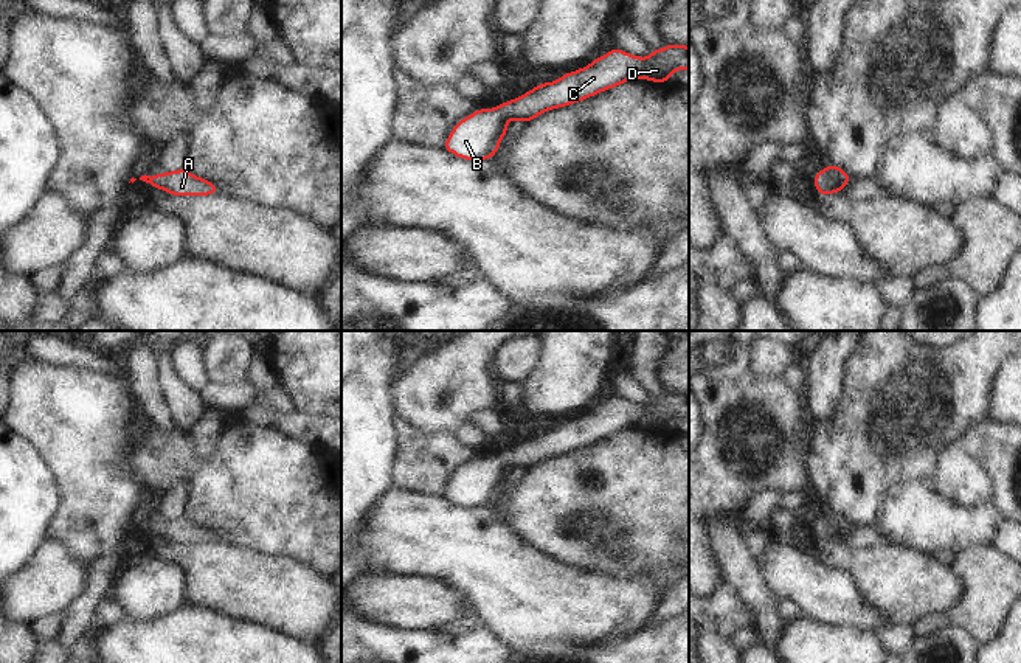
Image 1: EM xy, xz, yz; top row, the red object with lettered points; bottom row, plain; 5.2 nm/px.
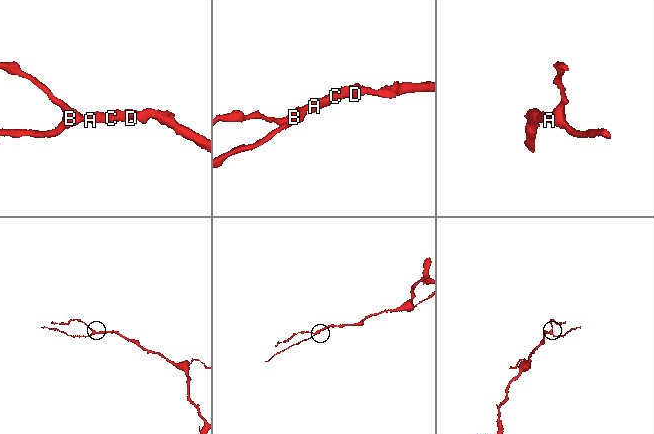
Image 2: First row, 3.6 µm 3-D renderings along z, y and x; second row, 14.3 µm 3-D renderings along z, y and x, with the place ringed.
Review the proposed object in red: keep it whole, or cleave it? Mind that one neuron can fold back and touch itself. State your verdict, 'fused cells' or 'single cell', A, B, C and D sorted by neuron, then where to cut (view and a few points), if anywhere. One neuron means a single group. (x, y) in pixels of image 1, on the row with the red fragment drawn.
single cell; A B C D; no cut

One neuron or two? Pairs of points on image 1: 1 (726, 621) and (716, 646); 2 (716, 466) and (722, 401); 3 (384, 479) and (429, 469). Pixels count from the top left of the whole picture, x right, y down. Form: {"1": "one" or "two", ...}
{"1": "two", "2": "one", "3": "two"}

